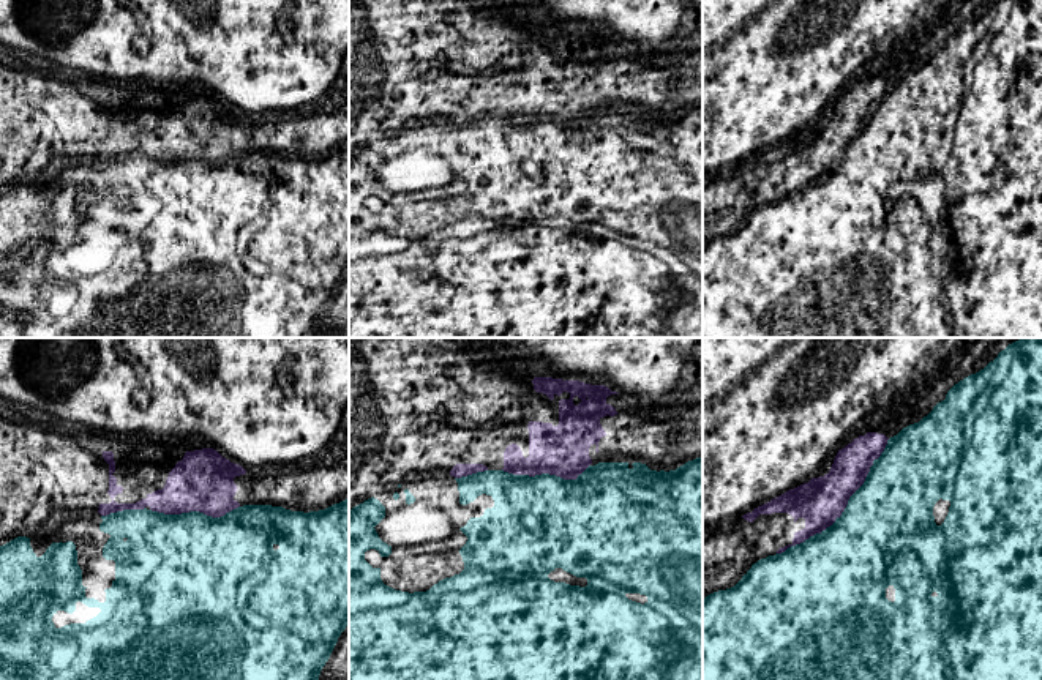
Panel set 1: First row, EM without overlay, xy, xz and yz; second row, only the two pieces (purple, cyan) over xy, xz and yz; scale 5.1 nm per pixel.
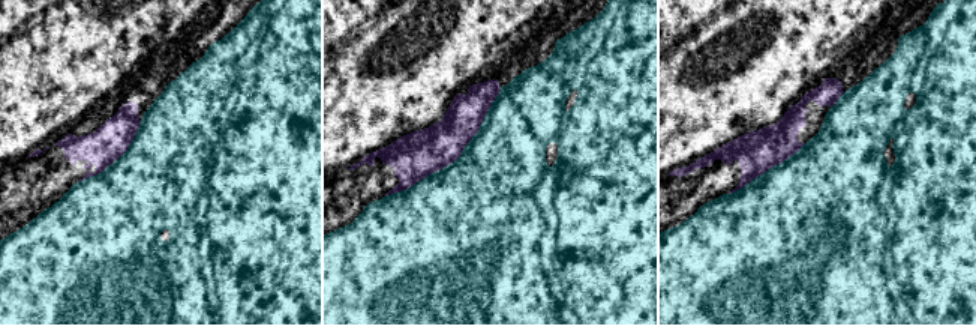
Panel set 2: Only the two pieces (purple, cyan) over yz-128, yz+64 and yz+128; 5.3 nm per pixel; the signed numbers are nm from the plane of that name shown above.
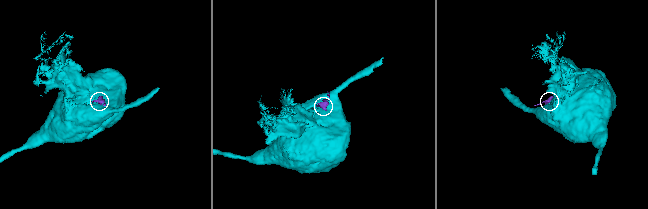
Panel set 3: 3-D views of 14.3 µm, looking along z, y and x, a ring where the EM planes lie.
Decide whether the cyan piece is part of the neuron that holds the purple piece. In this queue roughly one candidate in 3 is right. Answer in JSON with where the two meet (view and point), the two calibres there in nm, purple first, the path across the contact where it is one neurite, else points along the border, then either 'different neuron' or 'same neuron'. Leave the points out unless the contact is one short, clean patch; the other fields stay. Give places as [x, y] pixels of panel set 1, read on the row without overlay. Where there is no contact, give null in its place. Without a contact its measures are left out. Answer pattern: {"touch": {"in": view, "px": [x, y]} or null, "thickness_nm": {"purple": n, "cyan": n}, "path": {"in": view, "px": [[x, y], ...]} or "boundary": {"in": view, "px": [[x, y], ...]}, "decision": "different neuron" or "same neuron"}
{"touch": {"in": "yz", "px": [845, 153]}, "thickness_nm": {"purple": 240, "cyan": 500}, "decision": "different neuron"}

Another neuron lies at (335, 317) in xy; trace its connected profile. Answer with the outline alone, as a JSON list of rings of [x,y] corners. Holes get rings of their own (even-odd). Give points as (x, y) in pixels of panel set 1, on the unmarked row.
[[[349,270],[320,317],[319,327],[311,338],[325,338],[335,331],[335,338],[349,338]]]

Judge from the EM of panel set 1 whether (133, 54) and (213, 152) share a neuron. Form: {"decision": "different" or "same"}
{"decision": "different"}

